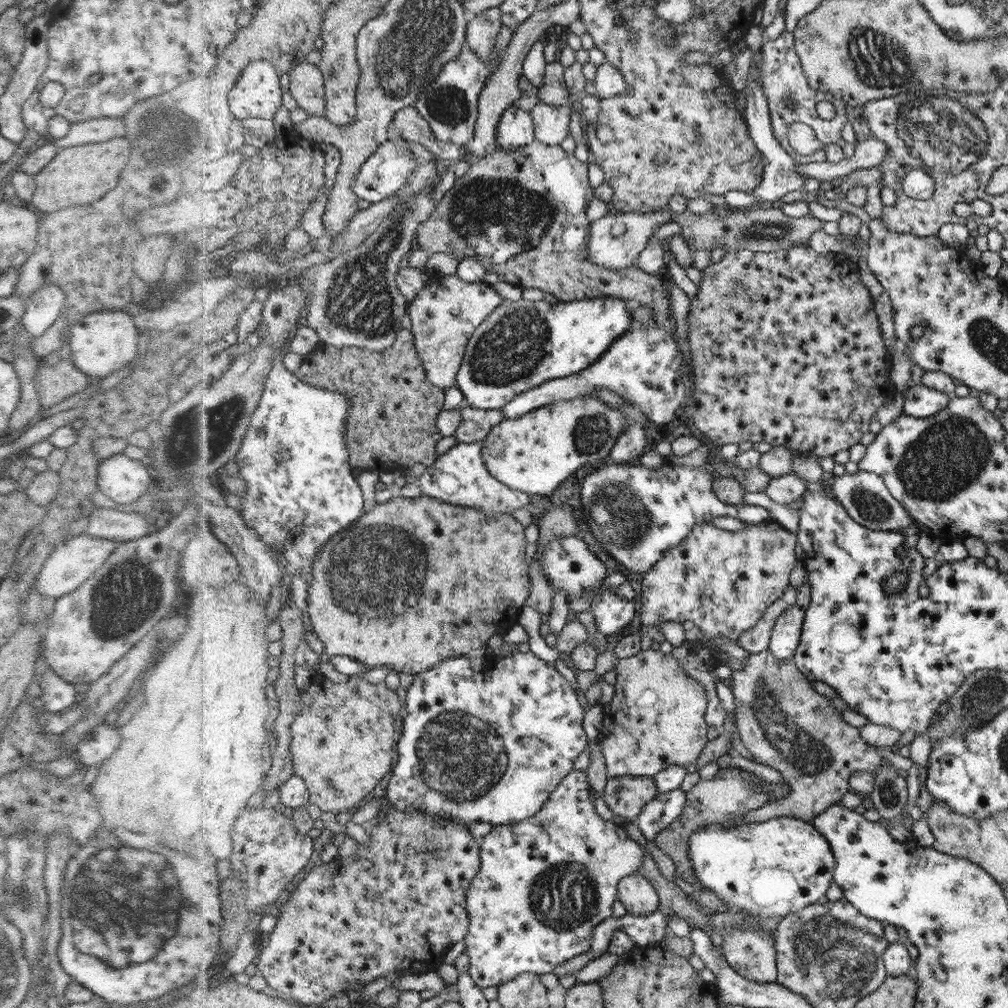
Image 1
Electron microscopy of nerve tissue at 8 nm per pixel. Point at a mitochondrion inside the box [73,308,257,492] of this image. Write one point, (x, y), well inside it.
(209, 429)

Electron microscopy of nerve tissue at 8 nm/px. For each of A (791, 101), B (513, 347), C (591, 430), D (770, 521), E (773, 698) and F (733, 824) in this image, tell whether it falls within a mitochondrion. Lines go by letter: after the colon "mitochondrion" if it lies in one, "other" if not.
A: mitochondrion
B: mitochondrion
C: mitochondrion
D: other
E: mitochondrion
F: other

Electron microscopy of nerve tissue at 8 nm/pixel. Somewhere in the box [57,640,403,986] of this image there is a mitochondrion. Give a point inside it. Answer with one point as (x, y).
(108, 914)

